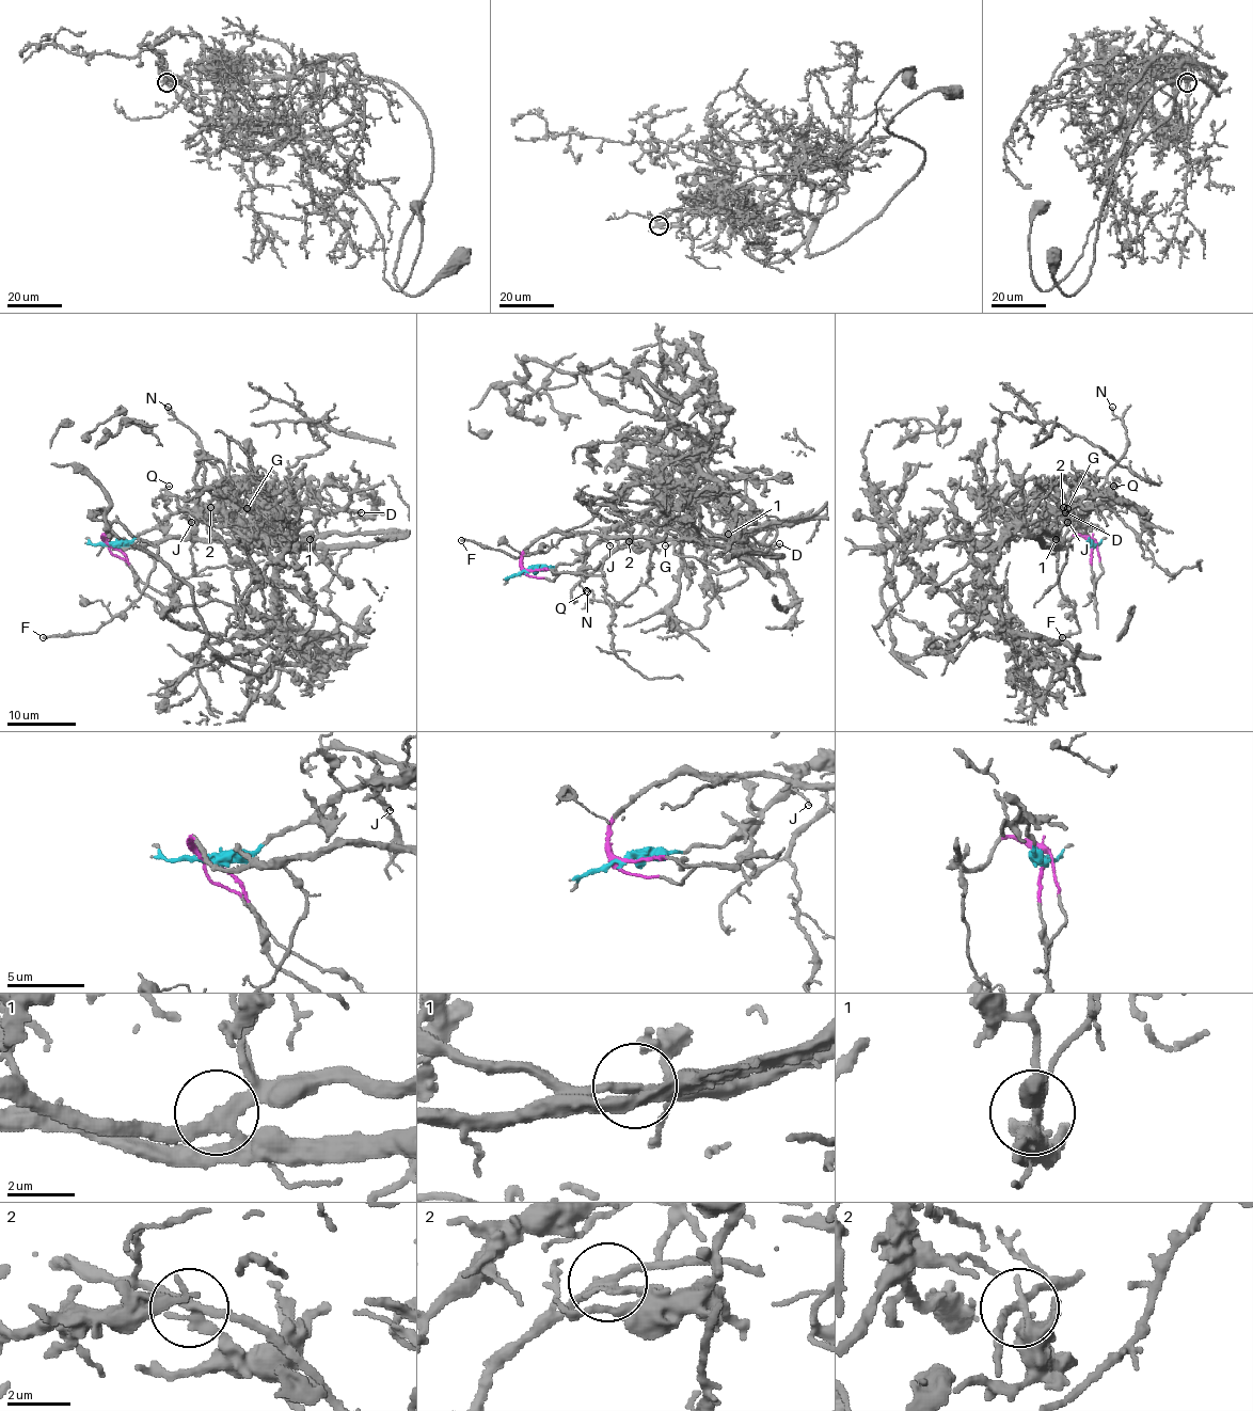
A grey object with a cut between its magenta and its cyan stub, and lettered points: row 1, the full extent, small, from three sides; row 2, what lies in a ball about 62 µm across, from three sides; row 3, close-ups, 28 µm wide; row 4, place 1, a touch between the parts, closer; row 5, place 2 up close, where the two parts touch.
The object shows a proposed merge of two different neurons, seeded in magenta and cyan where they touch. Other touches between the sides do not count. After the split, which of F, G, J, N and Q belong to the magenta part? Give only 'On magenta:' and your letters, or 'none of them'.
On magenta: F, N, Q

